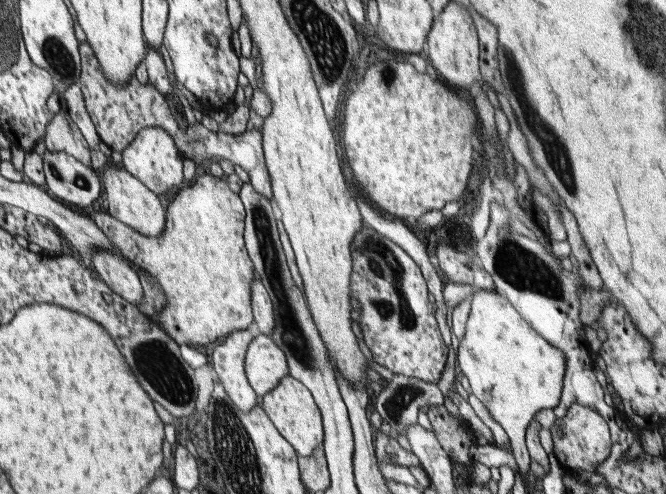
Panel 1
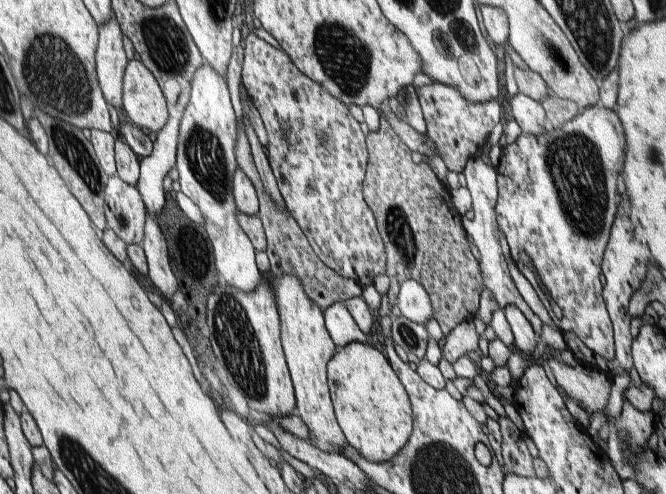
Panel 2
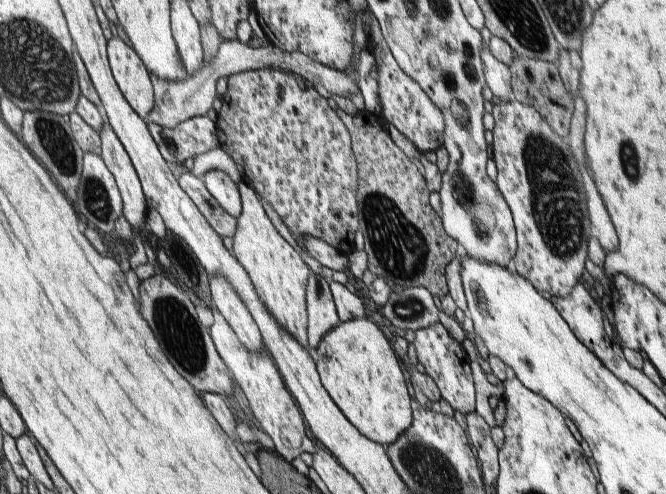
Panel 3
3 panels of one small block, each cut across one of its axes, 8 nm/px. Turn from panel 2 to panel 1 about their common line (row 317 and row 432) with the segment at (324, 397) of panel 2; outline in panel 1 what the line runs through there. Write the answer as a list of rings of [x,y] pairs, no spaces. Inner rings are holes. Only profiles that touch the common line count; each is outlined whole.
[[[289,374],[283,376],[283,380],[279,380],[279,384],[271,392],[259,398],[259,406],[267,412],[269,420],[279,428],[279,434],[283,434],[283,438],[299,452],[299,456],[311,456],[313,450],[323,444],[323,420],[313,400],[313,394]]]

